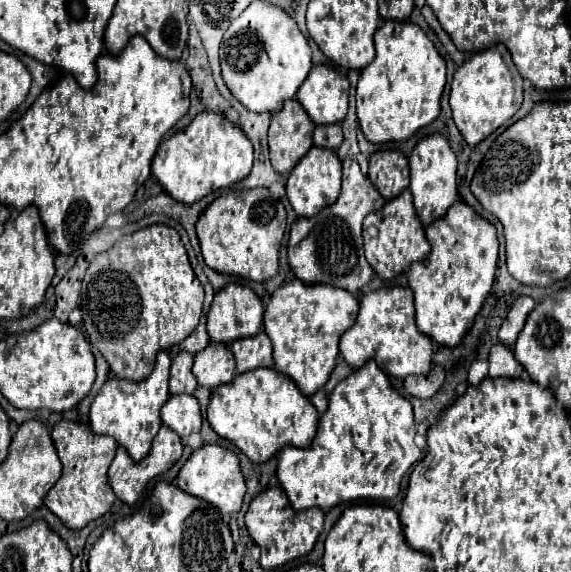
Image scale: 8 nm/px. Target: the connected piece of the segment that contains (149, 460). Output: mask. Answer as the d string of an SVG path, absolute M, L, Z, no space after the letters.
M163 426L163 428L159 430L159 434L157 434L155 440L153 440L153 446L151 446L149 456L143 458L141 462L133 462L131 456L127 454L127 450L119 446L119 448L117 448L117 456L115 456L115 460L113 460L111 468L109 468L109 484L111 484L111 488L113 488L113 492L115 492L115 496L117 496L119 500L123 500L125 504L135 504L135 500L137 500L139 494L143 492L145 484L147 484L151 478L167 472L167 470L181 458L181 454L183 454L181 438L179 438L173 430L169 430L167 426Z

